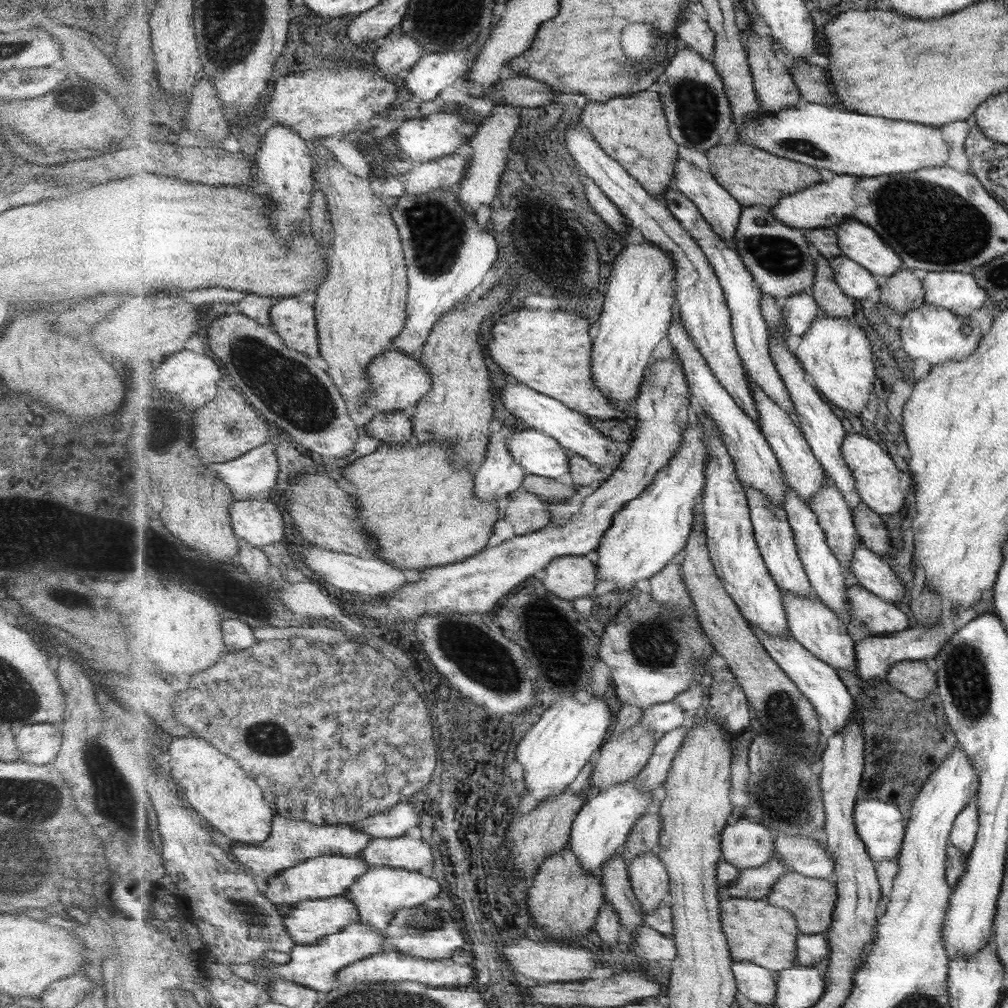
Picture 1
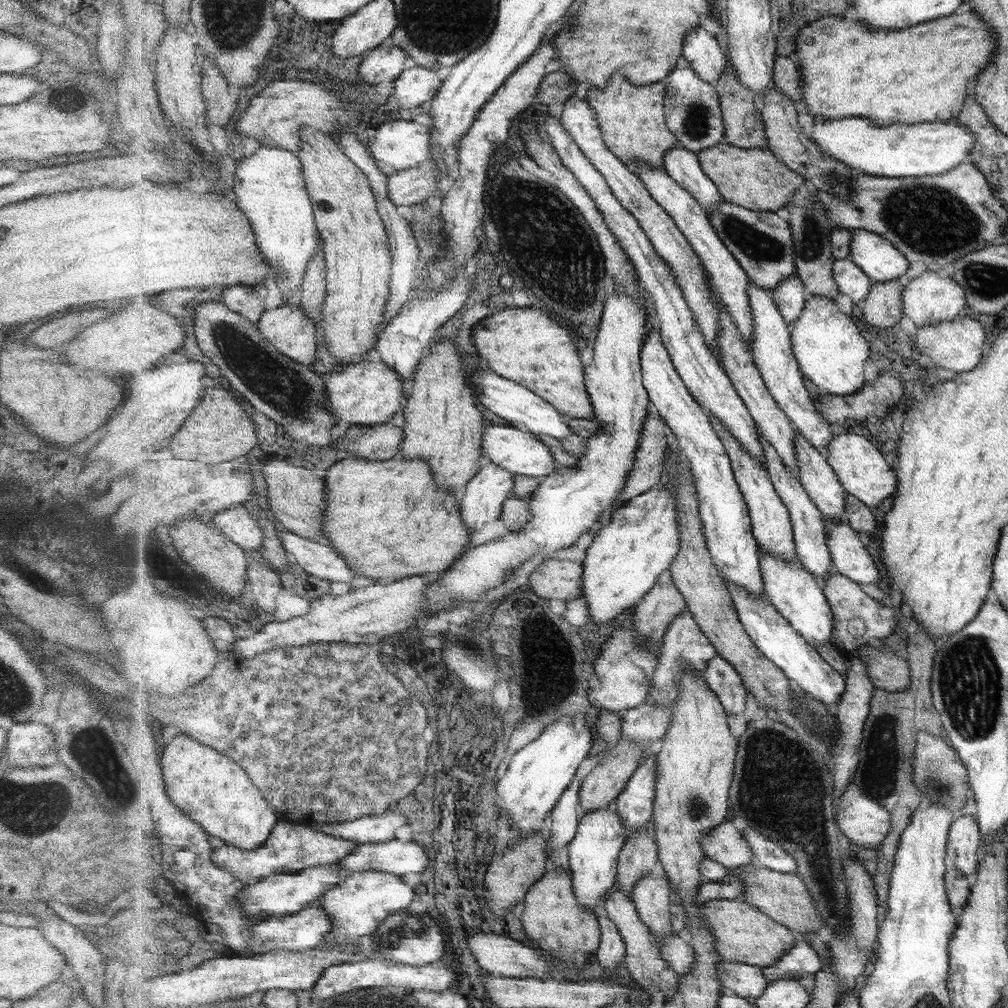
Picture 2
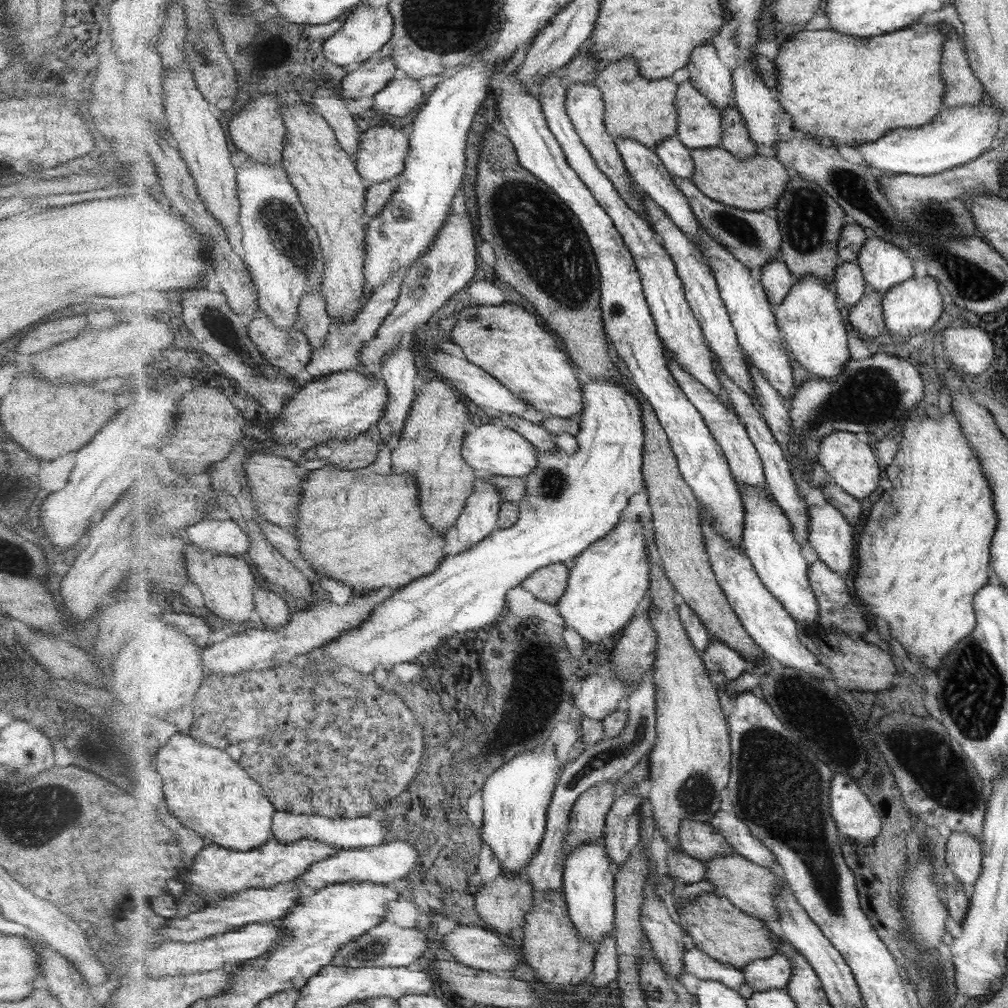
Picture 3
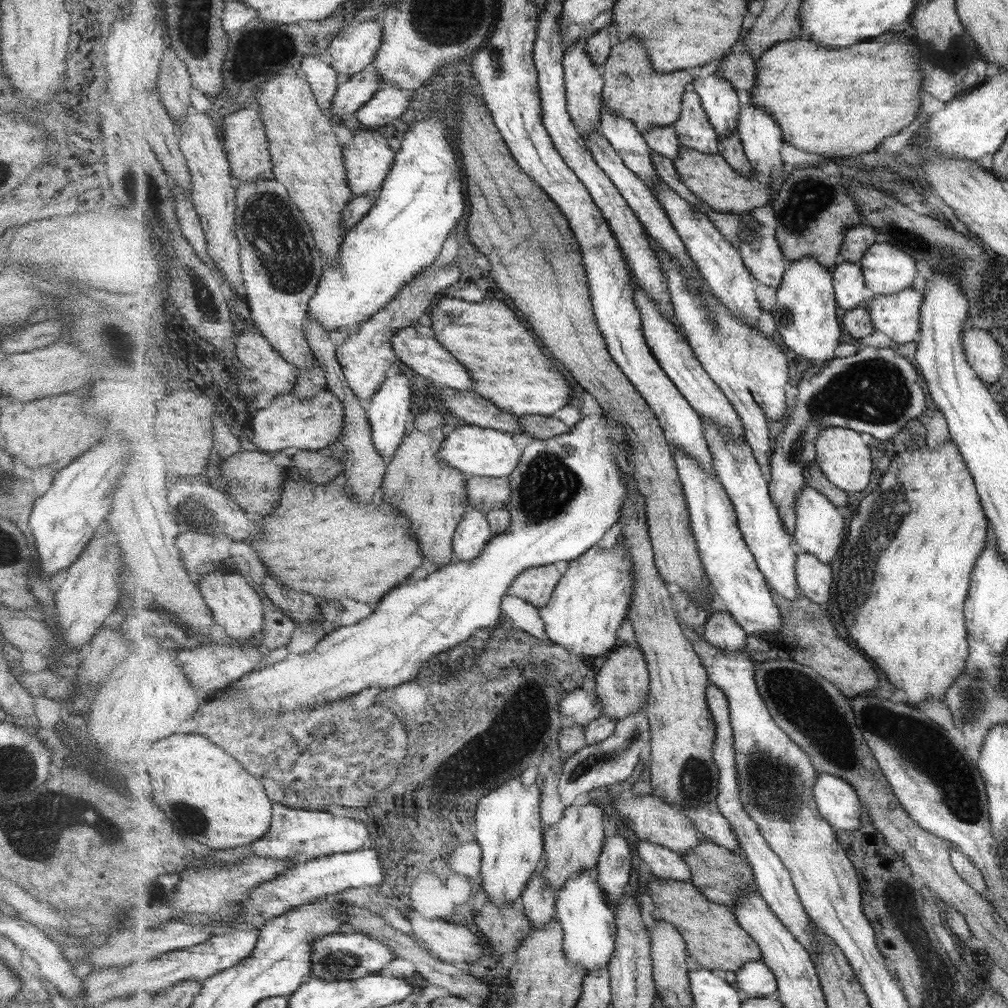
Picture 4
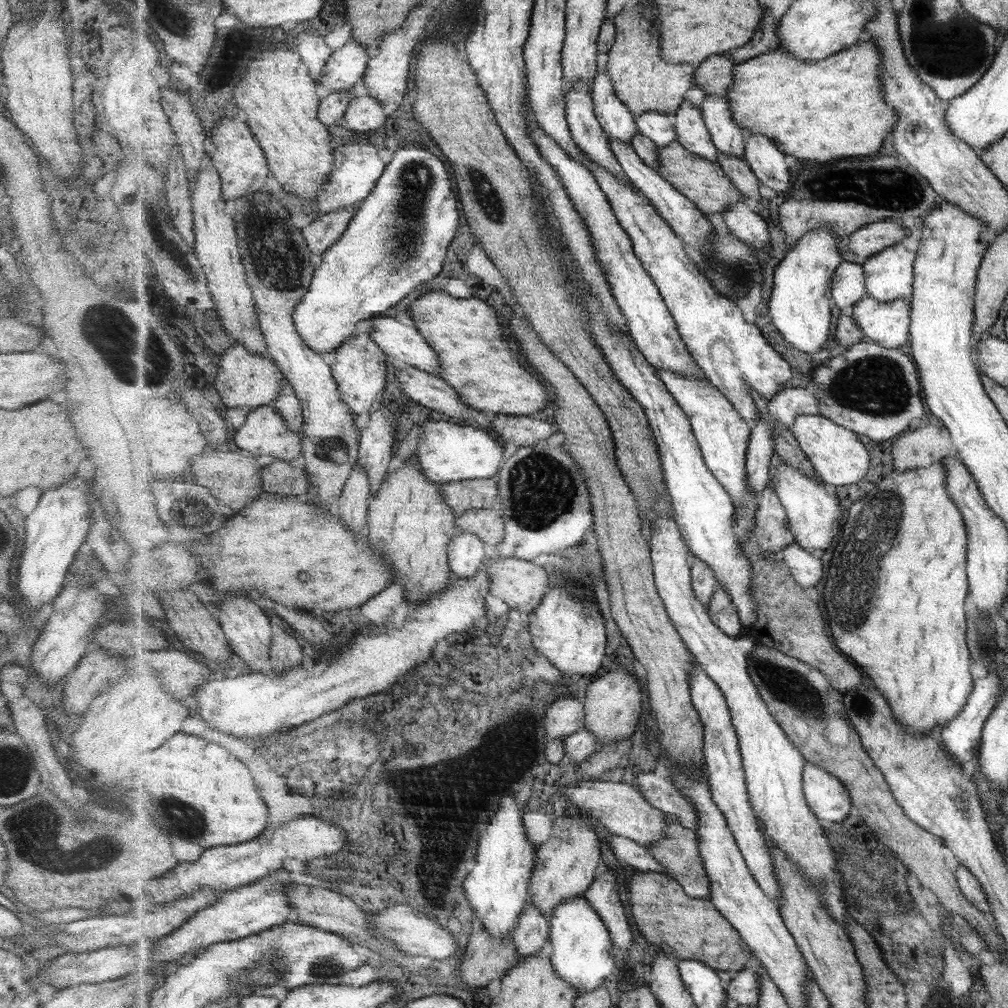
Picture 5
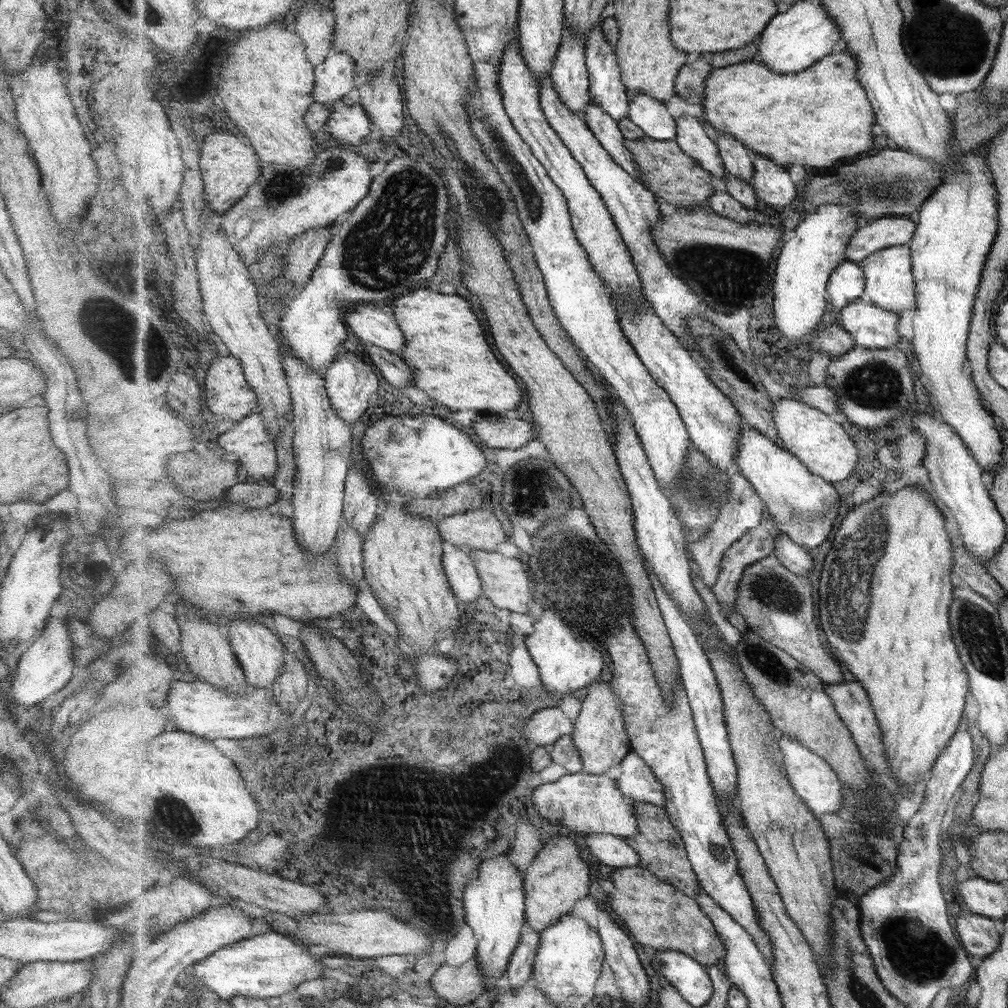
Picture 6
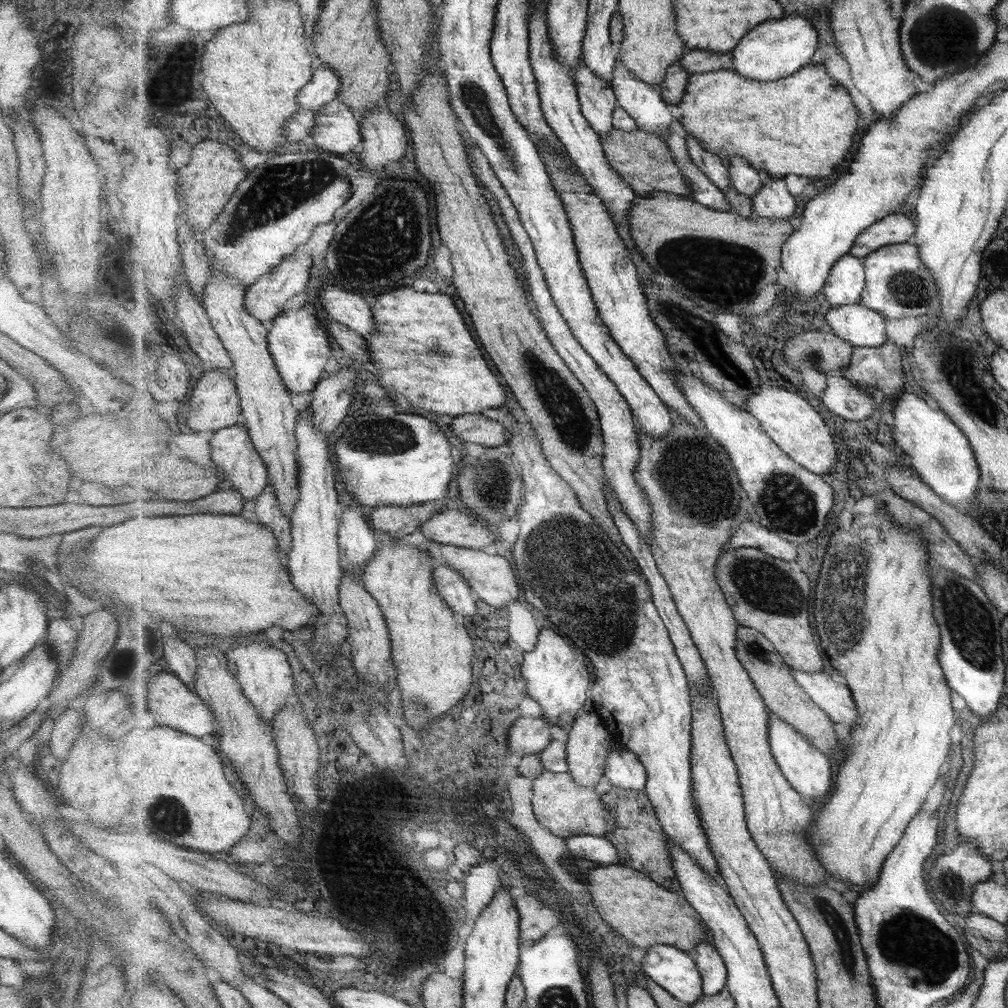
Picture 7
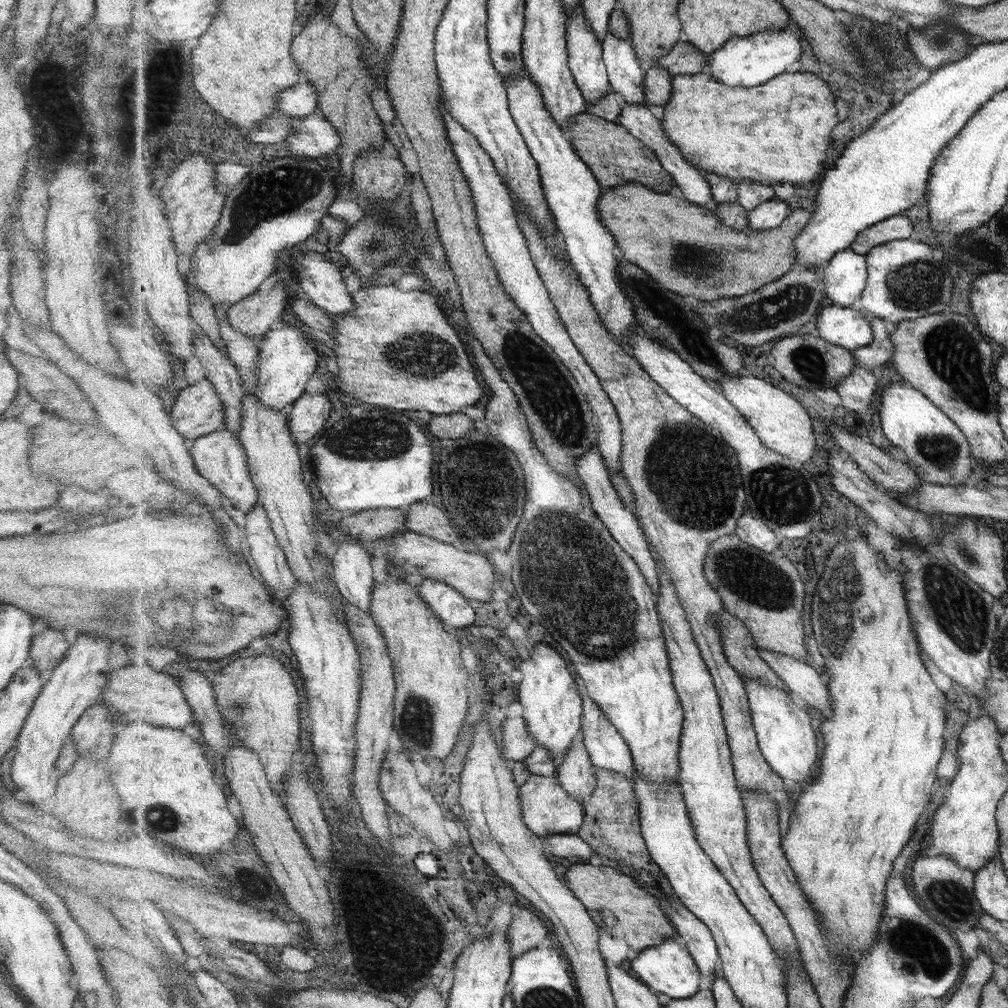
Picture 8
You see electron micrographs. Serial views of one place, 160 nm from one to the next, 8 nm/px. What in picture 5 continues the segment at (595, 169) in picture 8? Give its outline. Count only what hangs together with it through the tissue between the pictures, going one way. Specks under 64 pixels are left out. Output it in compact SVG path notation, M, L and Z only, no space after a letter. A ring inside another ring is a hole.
M673 141L669 146L658 146L659 151L659 174L665 180L671 182L681 194L691 199L697 208L706 214L709 212L722 213L728 209L729 204L743 202L747 199L739 188L735 187L734 182L727 177L719 162L702 158L701 155L693 154L693 151L687 150L680 142Z

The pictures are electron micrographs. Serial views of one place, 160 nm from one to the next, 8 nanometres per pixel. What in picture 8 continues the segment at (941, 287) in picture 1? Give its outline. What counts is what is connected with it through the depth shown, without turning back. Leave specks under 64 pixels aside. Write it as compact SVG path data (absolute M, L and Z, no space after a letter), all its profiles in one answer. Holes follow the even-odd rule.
M829 305L817 314L816 326L821 338L831 344L843 346L847 350L869 346L874 341L873 329L863 312Z

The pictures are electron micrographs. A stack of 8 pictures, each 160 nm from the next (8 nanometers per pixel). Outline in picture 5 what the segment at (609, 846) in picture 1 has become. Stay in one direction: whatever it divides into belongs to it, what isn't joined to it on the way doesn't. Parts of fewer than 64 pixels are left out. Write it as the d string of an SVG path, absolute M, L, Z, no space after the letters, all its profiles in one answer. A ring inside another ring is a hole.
M576 896L557 906L550 916L550 929L553 968L578 994L593 992L605 984L607 976L615 974L618 966L613 954L615 945L611 933L587 898Z

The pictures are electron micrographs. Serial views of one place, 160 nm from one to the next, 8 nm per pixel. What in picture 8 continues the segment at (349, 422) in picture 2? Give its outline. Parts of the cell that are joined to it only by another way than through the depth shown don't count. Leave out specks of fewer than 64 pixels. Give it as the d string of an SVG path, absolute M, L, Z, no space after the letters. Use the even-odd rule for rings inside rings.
M221 429L196 439L191 447L191 455L198 471L220 490L234 507L248 513L259 504L260 494L252 479L247 452L240 439L230 430Z

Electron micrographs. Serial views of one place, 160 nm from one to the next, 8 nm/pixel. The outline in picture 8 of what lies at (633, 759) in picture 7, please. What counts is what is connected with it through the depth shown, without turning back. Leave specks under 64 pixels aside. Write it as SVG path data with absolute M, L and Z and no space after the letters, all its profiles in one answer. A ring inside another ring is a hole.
M589 695L583 696L582 740L595 767L626 774L633 780L635 770L632 750L601 706Z

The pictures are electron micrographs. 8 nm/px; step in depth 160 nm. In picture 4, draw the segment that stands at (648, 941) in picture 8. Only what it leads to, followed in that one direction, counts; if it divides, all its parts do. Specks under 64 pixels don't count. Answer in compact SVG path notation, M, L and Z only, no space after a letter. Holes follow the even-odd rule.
M656 878L648 882L648 894L654 903L653 920L667 922L679 931L687 943L688 954L709 970L736 973L747 962L762 960L756 940L737 923L732 907L711 902L692 881Z

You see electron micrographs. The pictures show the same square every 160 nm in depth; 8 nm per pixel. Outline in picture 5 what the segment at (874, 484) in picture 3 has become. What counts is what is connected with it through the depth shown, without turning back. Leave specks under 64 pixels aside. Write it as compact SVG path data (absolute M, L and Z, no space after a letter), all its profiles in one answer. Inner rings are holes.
M798 414L791 426L795 438L799 441L801 449L813 463L818 478L833 489L836 486L847 486L848 484L857 484L863 480L869 472L869 448L867 440L855 432L849 430L833 419L827 418L821 414Z

